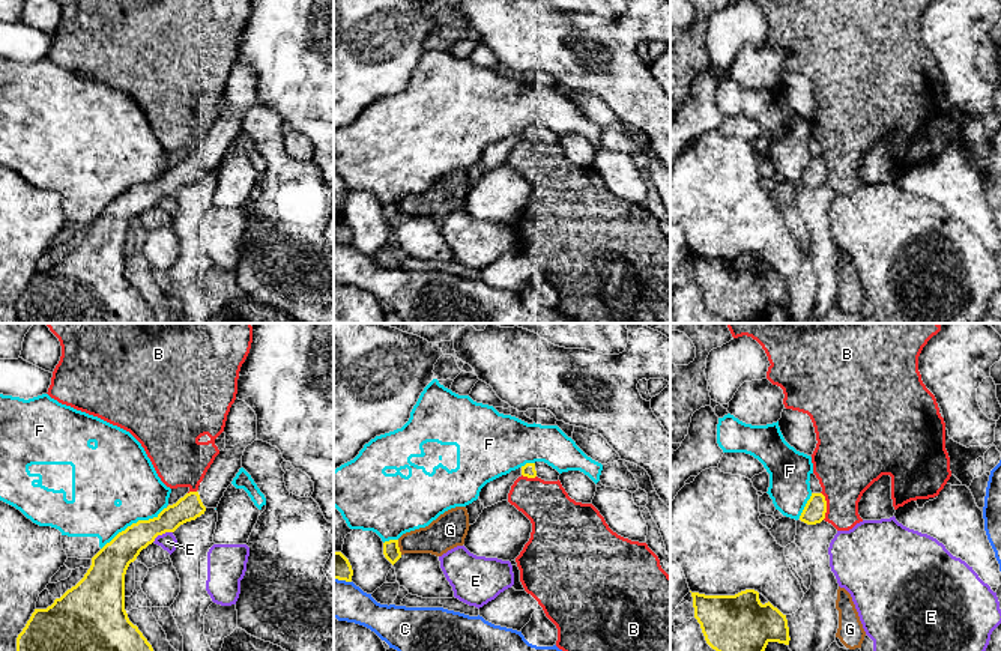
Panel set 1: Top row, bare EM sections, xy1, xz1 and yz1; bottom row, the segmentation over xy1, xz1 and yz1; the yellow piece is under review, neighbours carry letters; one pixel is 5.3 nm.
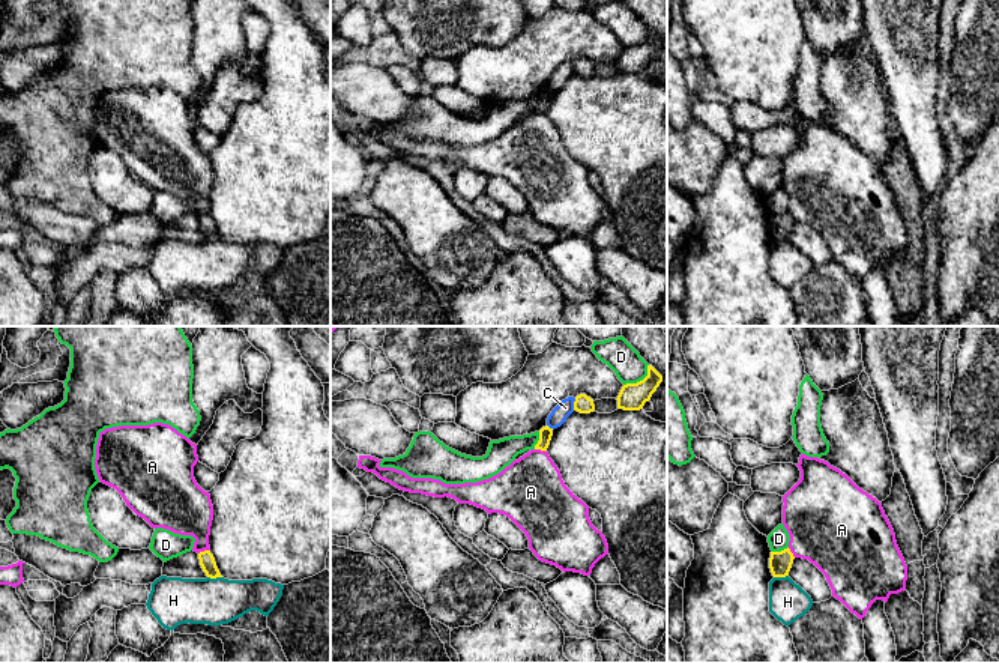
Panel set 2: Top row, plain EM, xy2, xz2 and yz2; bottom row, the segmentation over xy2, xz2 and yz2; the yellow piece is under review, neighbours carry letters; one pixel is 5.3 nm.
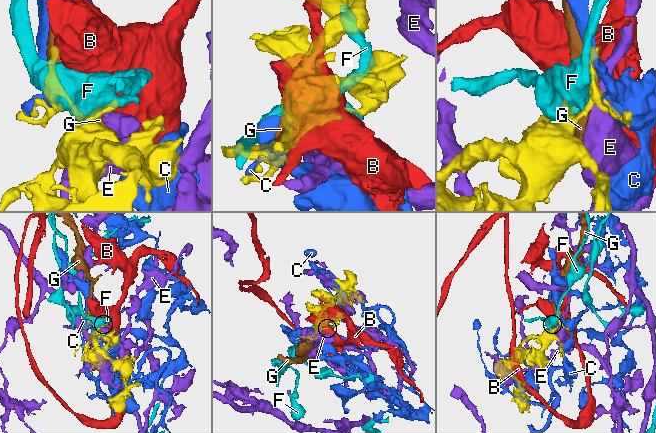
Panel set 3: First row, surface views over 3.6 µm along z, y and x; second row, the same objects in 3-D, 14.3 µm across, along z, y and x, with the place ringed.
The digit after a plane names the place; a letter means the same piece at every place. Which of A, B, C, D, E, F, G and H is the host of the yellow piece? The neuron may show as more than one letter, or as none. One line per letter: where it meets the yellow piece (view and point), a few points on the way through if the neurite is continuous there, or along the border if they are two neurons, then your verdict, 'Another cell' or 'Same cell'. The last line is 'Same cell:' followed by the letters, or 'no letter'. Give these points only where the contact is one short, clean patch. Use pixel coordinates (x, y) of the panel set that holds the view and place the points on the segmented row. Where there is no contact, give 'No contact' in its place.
A: Touches yellow at xy2 (205, 550). Boundary: xy2 (209, 549), (199, 554). Another cell
B: Touches yellow at yz1 (825, 505). Another cell
C: Touches yellow at xz2 (574, 405). Another cell
D: Touches yellow at xz2 (640, 381). Another cell
E: Touches yellow at xy1 (161, 534). Another cell
F: Touches yellow at xy1 (134, 523). Another cell
G: Touches yellow at xz1 (399, 548). Another cell
H: Touches yellow at xy2 (215, 578). Another cell
Same cell: no letter

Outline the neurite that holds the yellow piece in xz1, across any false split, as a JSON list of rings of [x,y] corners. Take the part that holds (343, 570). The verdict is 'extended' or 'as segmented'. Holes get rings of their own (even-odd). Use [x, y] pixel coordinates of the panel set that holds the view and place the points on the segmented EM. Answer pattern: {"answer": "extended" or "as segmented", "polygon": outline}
{"answer": "as segmented", "polygon": [[[334,552],[334,579],[352,582],[353,570],[341,552]]]}

